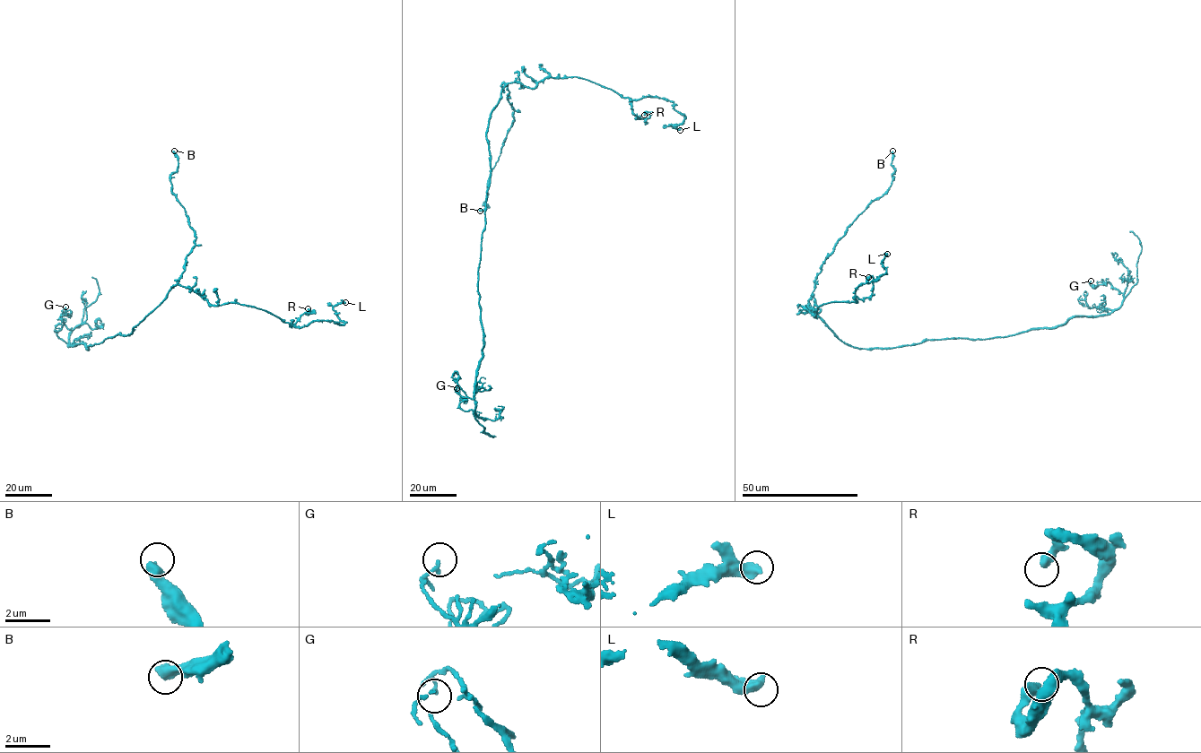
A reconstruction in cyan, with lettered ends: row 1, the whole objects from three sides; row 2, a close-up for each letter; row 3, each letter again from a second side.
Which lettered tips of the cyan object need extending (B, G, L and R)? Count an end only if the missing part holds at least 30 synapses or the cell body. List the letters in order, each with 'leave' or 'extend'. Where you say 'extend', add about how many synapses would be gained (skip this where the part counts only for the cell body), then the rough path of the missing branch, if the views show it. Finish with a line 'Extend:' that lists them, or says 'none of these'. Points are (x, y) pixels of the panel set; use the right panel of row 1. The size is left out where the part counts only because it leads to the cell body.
B: leave
G: leave
L: leave
R: leave
Extend: none of these

